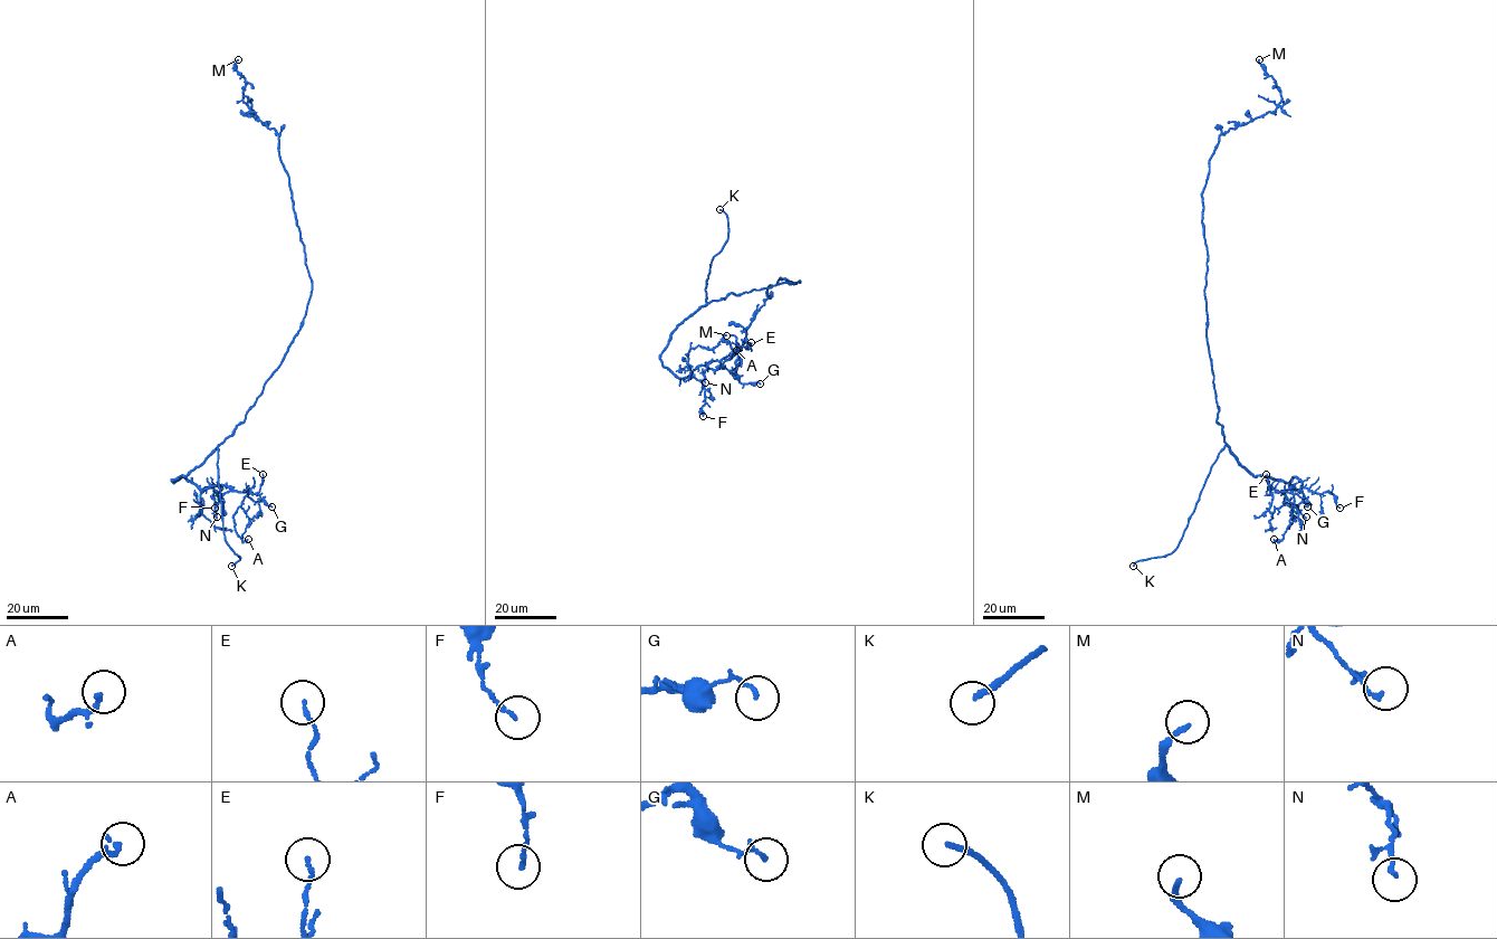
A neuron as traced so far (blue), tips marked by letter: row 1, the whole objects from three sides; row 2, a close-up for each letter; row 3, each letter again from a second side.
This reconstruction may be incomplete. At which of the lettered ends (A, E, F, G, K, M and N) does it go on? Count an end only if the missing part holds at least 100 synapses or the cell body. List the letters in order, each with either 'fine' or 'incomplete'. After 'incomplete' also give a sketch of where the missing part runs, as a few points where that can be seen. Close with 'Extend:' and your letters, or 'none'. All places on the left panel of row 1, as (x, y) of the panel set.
A: fine
E: fine
F: fine
G: fine
K: incomplete
M: fine
N: fine
Extend: K

